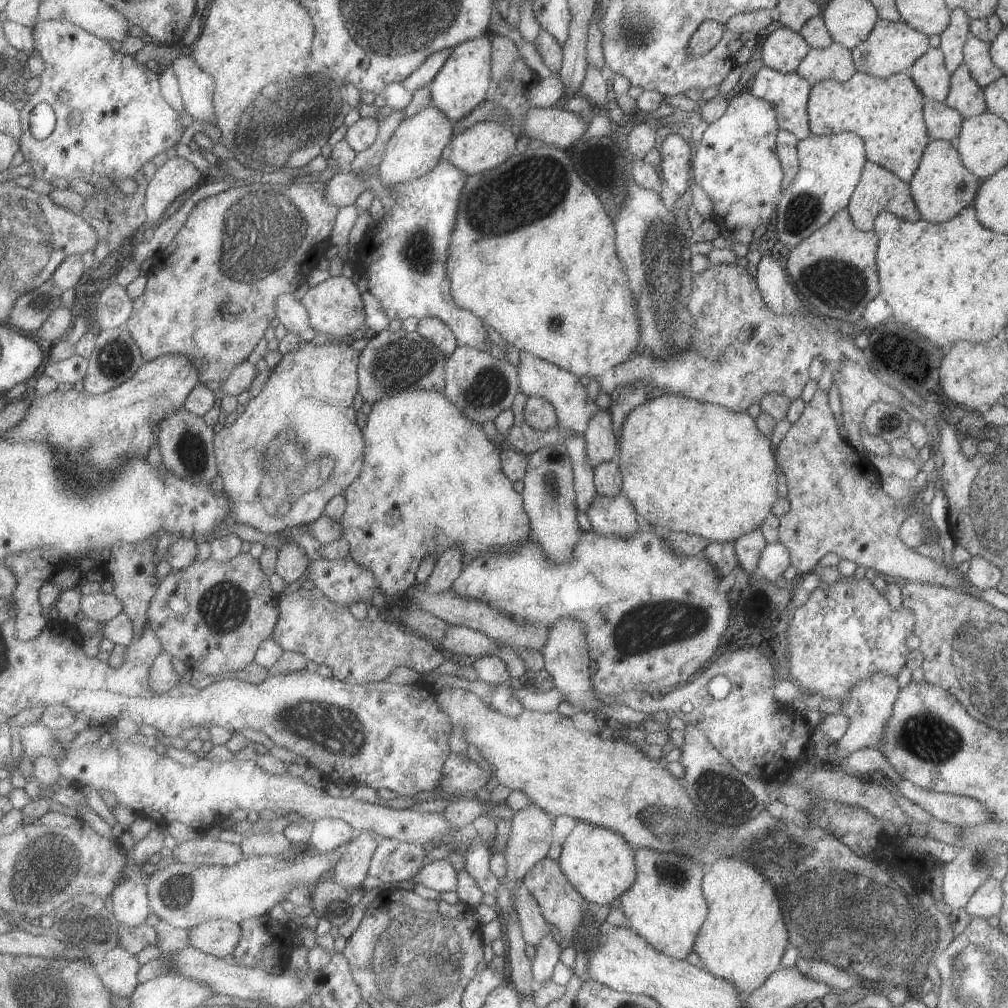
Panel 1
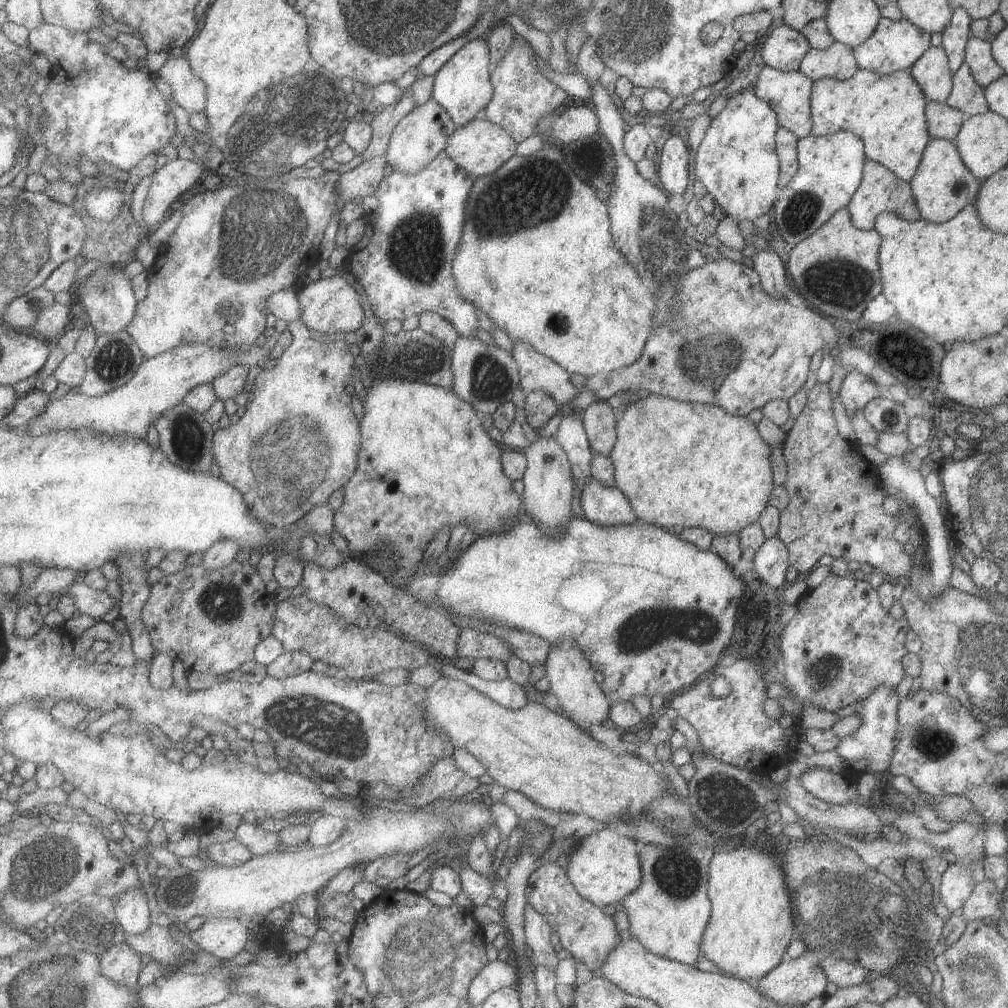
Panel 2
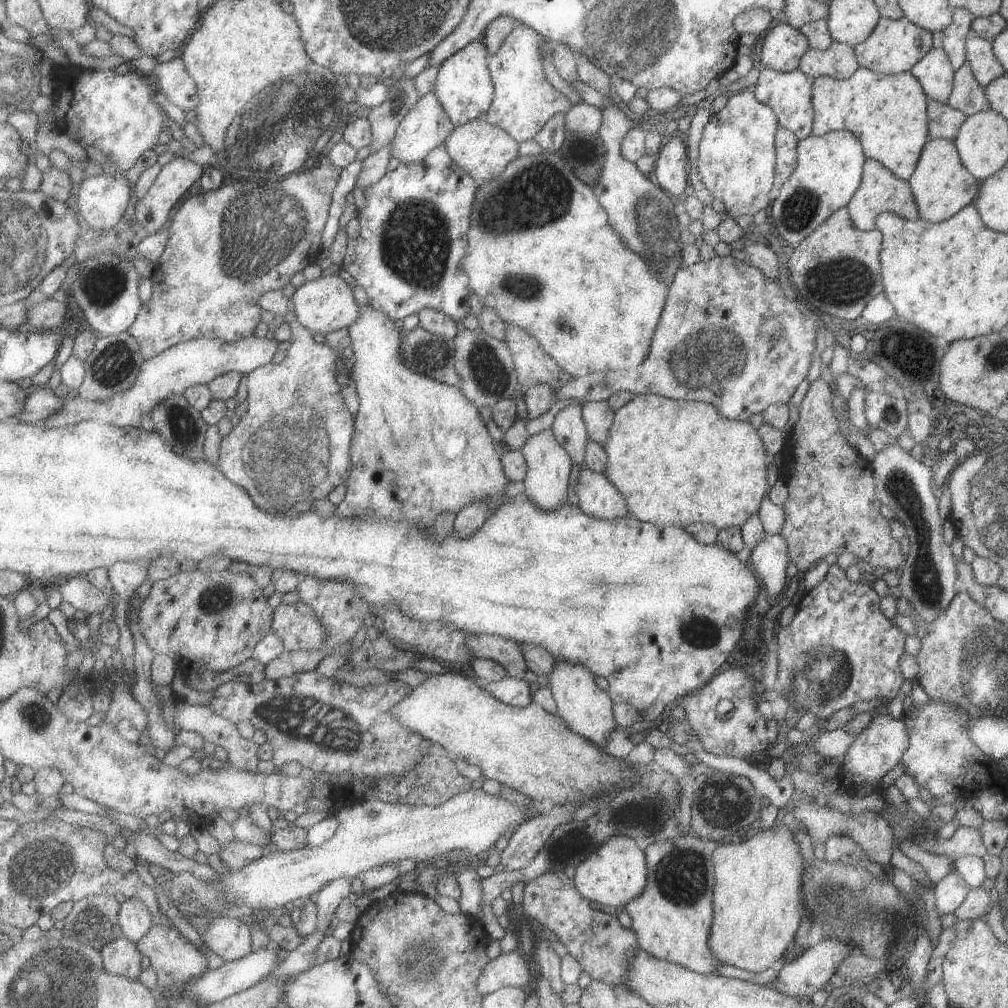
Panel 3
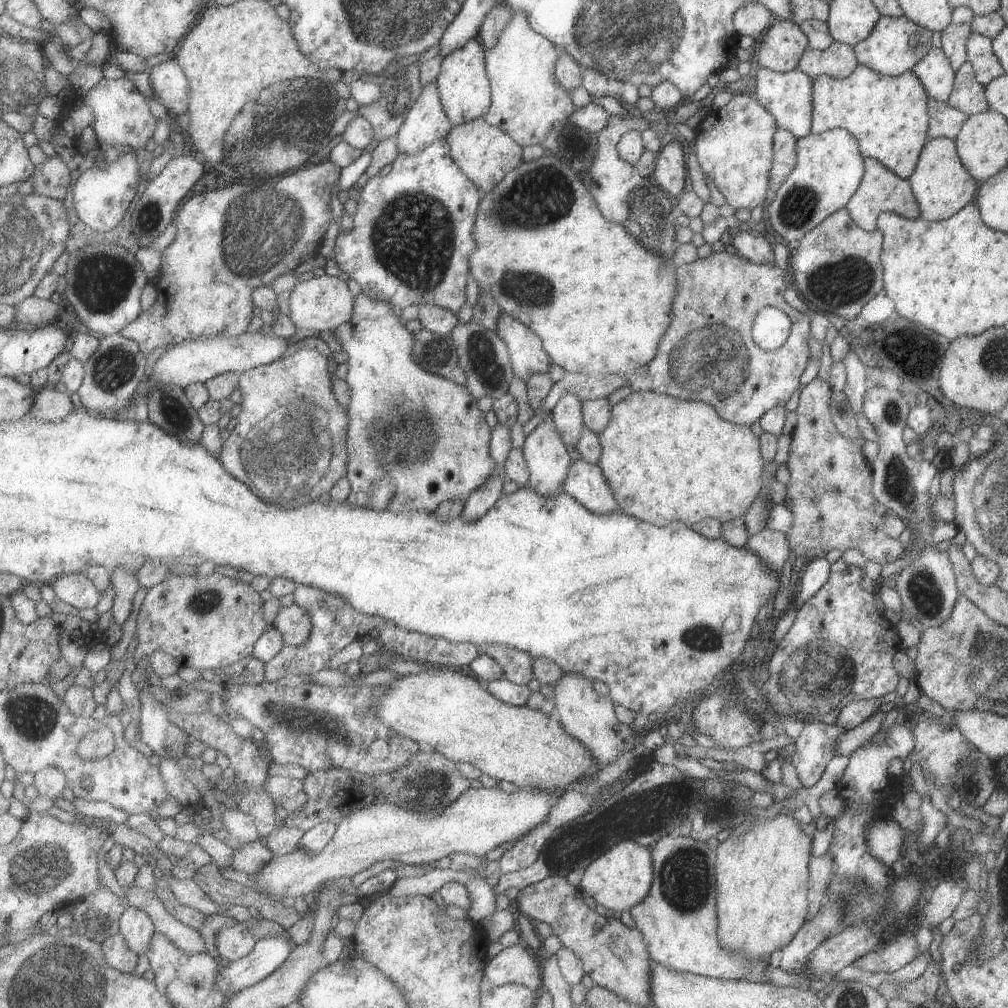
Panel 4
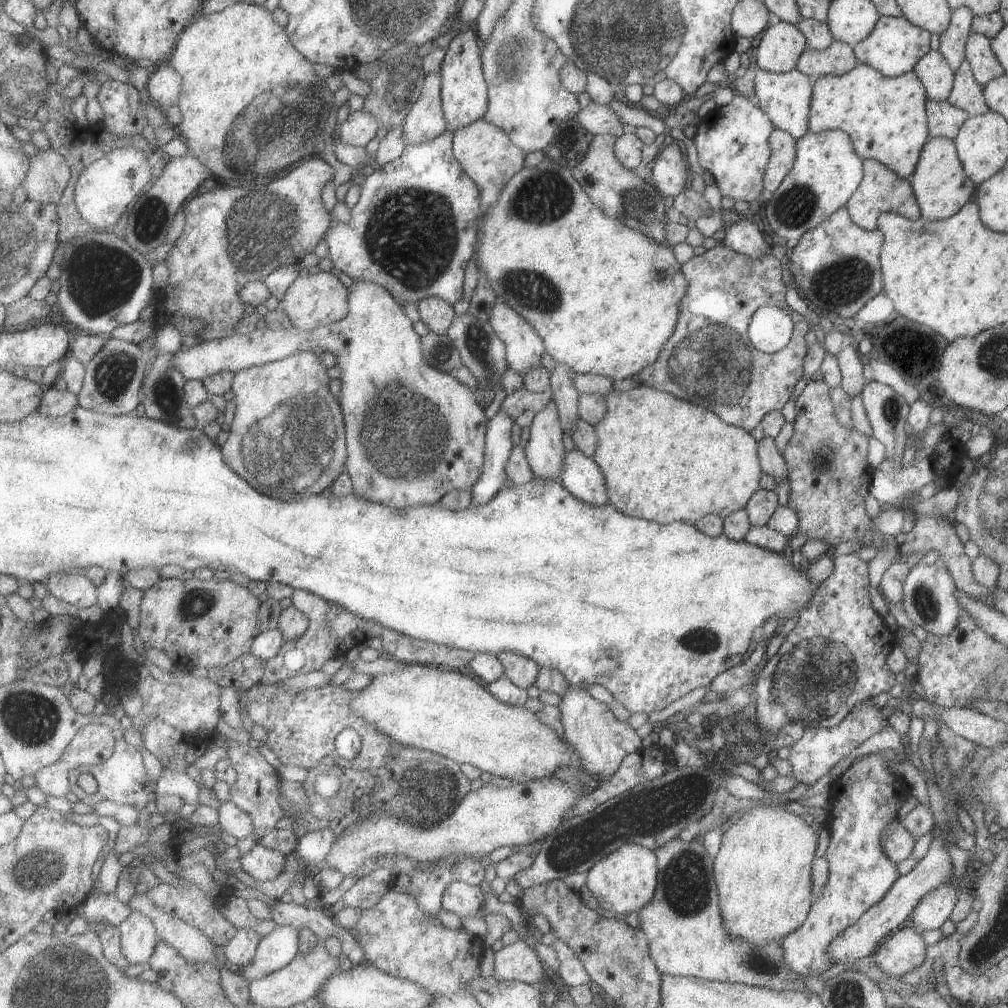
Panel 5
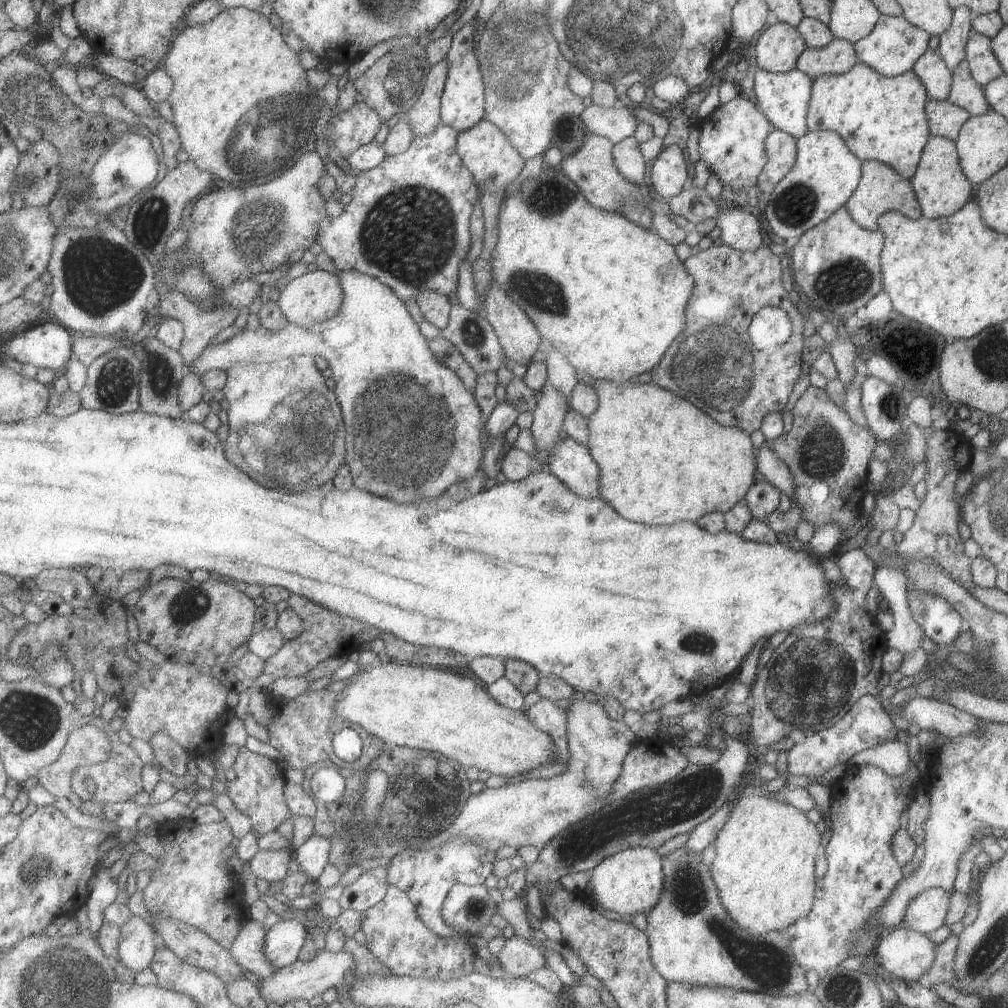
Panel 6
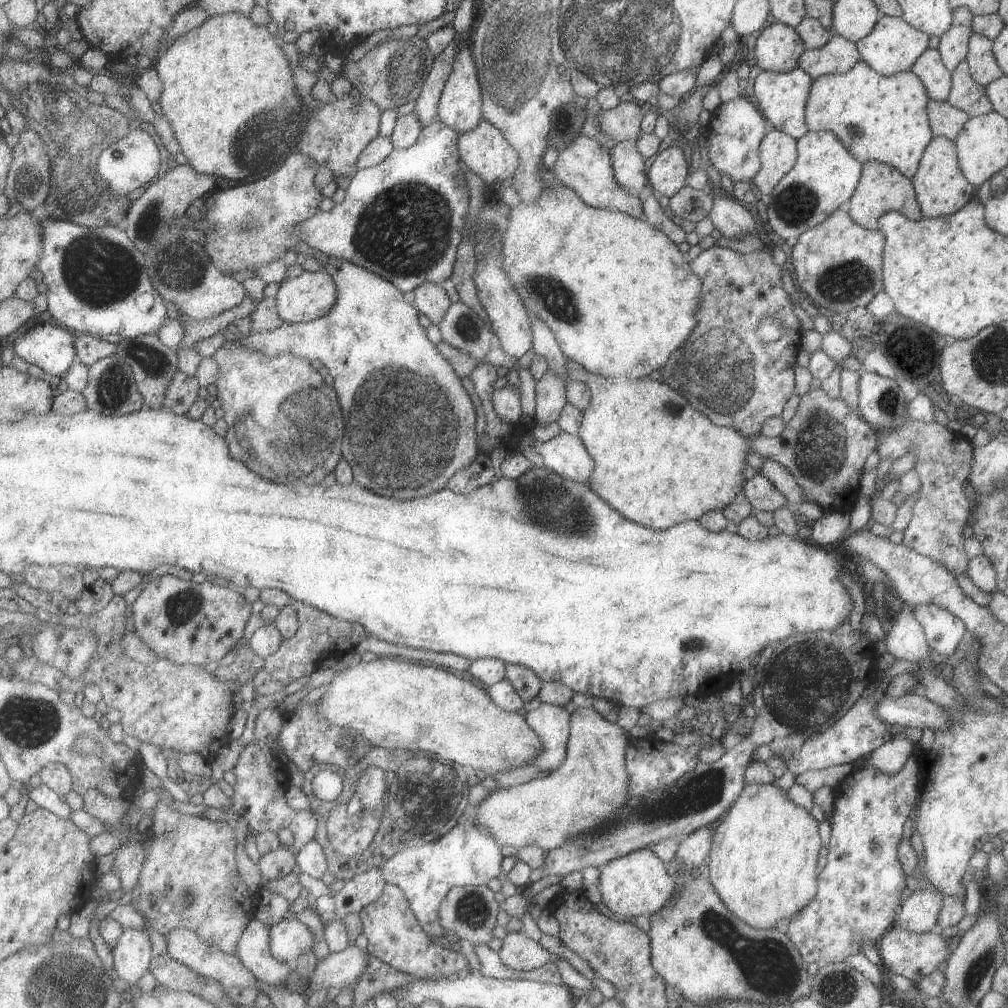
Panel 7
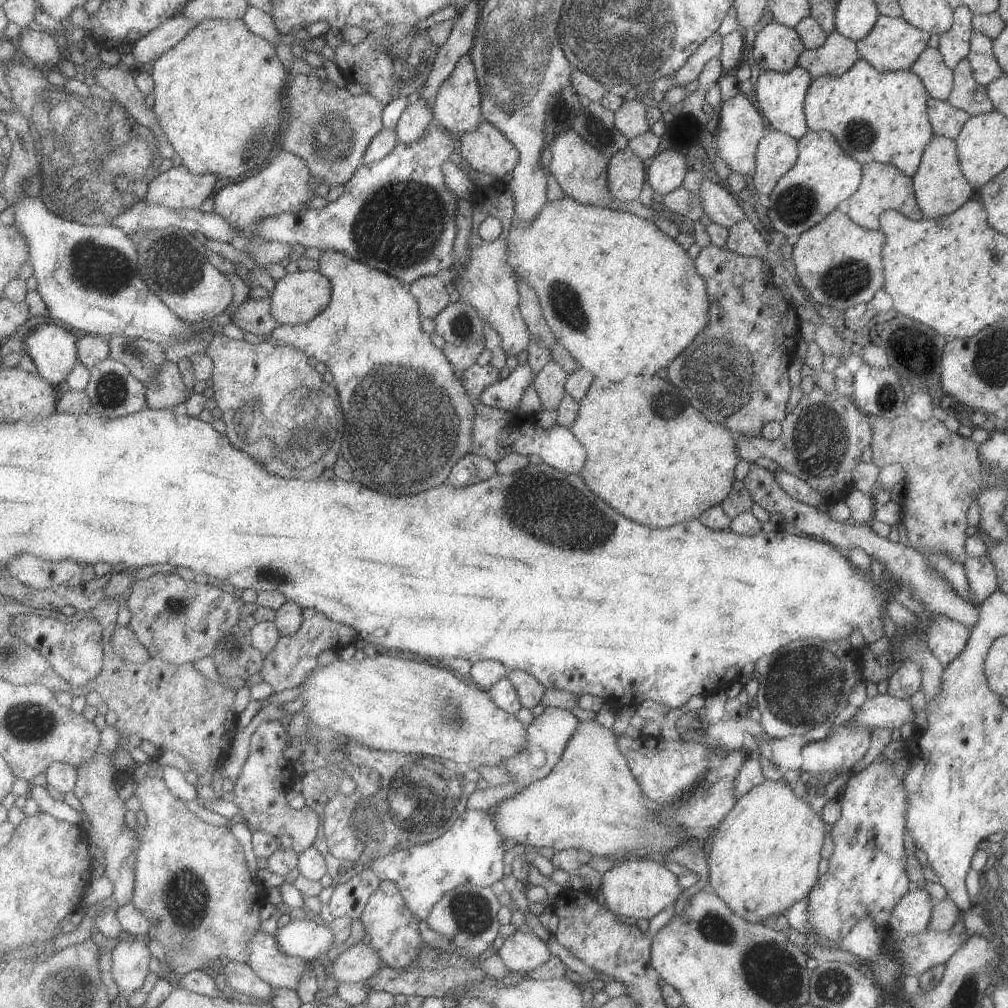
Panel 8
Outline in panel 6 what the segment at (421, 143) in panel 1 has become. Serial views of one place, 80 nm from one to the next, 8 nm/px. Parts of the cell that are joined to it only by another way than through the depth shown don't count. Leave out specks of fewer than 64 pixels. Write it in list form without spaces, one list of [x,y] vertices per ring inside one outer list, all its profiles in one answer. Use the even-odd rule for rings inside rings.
[[[443,58],[432,67],[427,76],[427,84],[415,107],[407,113],[406,120],[411,124],[416,136],[433,134],[442,124],[442,98],[449,78],[449,62]]]

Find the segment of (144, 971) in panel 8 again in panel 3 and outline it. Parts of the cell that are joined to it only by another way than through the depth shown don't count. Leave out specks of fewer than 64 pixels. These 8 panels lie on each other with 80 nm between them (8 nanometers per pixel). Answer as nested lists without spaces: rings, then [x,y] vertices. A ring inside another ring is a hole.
[[[139,898],[122,899],[119,912],[120,935],[137,944],[154,928],[151,910]]]

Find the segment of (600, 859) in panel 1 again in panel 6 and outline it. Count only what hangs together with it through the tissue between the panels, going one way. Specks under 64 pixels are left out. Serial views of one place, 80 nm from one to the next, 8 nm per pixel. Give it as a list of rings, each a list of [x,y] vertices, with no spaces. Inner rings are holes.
[[[627,848],[594,867],[588,883],[590,897],[594,898],[597,908],[601,911],[619,913],[624,919],[651,910],[661,896],[663,890],[662,858],[655,850],[643,848]]]

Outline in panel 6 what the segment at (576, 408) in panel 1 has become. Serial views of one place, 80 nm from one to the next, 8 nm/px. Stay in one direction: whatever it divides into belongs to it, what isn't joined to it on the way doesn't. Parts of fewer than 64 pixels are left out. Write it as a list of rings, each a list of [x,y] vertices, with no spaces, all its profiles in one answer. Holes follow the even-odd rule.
[[[491,278],[491,286],[489,286],[487,294],[485,294],[483,304],[485,306],[484,316],[491,328],[493,328],[499,344],[501,344],[504,357],[511,360],[511,362],[517,362],[517,364],[527,367],[530,364],[531,356],[539,351],[538,348],[541,346],[540,341],[542,340],[527,314],[509,298],[507,291],[501,290],[501,286],[499,286],[499,282],[495,278]]]

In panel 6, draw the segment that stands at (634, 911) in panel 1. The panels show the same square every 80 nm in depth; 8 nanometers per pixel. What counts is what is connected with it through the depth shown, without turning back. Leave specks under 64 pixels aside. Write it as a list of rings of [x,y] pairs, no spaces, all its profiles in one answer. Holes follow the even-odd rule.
[[[685,845],[662,857],[663,890],[659,902],[644,913],[650,960],[655,970],[666,982],[681,982],[685,986],[719,986],[751,994],[761,992],[775,998],[807,991],[806,971],[793,960],[789,940],[779,931],[753,935],[737,926],[721,905],[709,868],[701,860],[702,854],[689,852]]]

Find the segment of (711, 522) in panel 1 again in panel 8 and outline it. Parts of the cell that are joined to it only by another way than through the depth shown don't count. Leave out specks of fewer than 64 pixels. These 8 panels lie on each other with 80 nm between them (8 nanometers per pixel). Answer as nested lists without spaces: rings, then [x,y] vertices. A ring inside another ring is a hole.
[[[629,375],[620,382],[610,382],[603,378],[593,377],[585,396],[579,400],[577,418],[573,420],[569,430],[573,437],[581,442],[581,446],[585,450],[585,464],[581,466],[579,476],[589,488],[589,491],[601,498],[601,501],[605,500],[608,506],[611,506],[613,510],[617,510],[619,514],[623,514],[625,518],[635,520],[635,522],[639,522],[643,526],[649,526],[649,528],[667,528],[667,526],[673,526],[673,524],[679,522],[698,519],[701,512],[723,502],[723,498],[731,492],[731,486],[733,486],[733,480],[735,480],[733,468],[740,461],[737,454],[735,454],[735,442],[733,442],[731,431],[725,430],[718,423],[708,422],[695,408],[689,406],[689,402],[669,382],[665,382],[657,376],[643,378],[643,376]]]

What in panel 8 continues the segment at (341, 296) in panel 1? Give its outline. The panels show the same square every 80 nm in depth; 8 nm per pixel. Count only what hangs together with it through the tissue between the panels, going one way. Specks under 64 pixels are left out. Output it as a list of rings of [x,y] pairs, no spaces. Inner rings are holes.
[[[319,271],[300,272],[286,274],[280,279],[273,291],[273,318],[281,325],[299,325],[313,321],[322,314],[332,302],[332,283]]]

